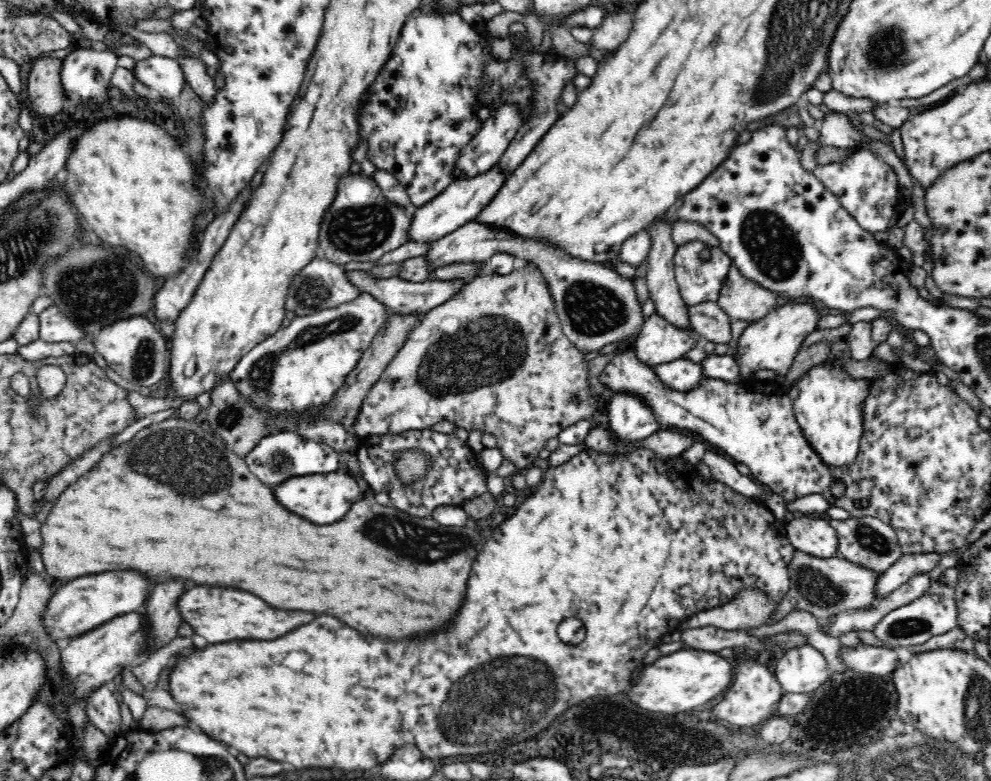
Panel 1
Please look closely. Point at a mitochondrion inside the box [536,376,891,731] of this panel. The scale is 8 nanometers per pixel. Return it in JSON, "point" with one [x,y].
{"point":[815,587]}

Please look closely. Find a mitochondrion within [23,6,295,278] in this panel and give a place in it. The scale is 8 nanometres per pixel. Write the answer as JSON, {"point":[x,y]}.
{"point":[96,72]}

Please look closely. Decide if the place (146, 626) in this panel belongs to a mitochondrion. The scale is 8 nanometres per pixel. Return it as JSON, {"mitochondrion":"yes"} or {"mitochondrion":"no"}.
{"mitochondrion":"no"}

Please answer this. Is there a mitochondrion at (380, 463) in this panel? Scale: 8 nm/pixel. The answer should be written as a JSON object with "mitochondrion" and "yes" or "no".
{"mitochondrion":"no"}

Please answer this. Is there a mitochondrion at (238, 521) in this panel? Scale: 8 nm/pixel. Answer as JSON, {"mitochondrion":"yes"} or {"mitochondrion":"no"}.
{"mitochondrion":"no"}

